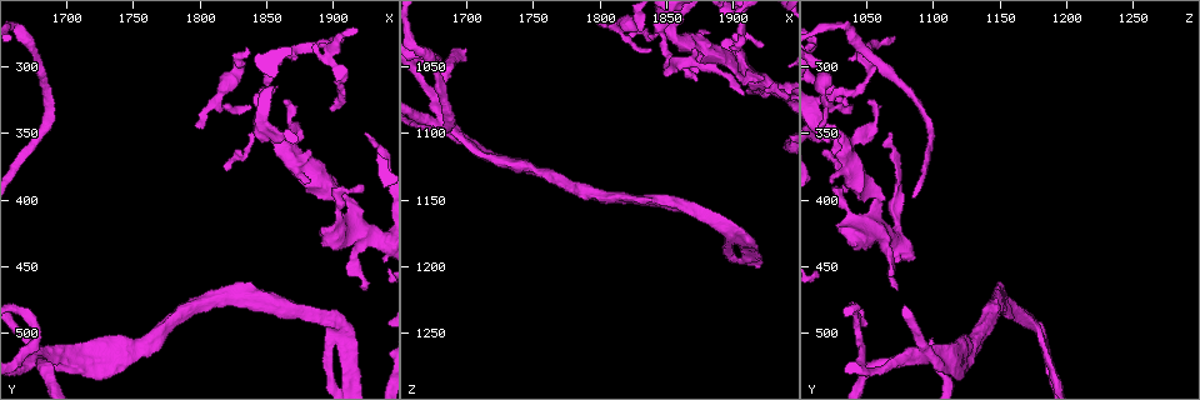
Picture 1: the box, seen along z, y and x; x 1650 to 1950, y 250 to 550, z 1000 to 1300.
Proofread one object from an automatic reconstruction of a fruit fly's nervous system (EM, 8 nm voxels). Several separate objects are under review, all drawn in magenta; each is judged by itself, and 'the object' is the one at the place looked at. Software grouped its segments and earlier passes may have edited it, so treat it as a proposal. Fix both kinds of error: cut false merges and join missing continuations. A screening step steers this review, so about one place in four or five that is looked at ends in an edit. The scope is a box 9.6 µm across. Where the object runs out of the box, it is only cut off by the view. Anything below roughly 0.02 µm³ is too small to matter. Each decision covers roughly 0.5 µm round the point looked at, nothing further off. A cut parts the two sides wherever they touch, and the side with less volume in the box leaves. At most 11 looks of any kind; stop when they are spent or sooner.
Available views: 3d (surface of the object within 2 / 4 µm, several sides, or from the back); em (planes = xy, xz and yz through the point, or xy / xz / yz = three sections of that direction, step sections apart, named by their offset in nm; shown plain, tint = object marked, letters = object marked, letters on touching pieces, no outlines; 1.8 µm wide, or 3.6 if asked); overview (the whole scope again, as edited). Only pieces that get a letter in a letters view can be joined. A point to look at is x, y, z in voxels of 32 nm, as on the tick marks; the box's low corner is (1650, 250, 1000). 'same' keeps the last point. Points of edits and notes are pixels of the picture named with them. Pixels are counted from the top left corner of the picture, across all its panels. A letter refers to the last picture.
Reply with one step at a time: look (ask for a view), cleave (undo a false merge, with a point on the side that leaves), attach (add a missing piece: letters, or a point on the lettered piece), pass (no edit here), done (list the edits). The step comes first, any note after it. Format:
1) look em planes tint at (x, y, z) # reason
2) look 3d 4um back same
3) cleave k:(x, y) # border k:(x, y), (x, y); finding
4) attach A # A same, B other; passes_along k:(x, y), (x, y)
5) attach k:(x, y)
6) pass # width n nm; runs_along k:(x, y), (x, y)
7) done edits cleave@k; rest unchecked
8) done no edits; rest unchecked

look 3d 2um at (1900, 492, 1174) # branch point

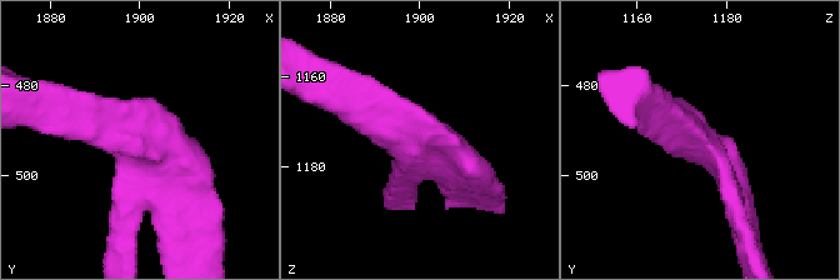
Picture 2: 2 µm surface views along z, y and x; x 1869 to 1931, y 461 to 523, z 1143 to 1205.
look em xy step 4 tint at (1901, 492, 1173) # arms 3; arm_widths 160, 190, 260 nm

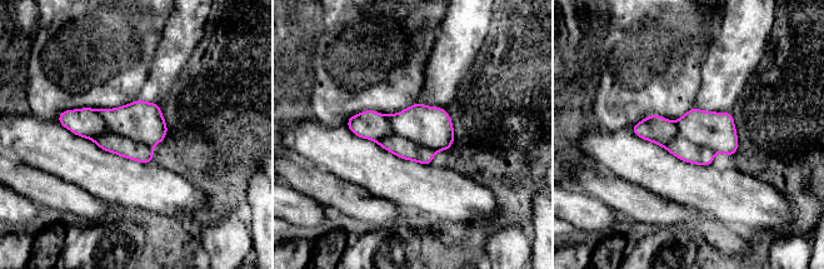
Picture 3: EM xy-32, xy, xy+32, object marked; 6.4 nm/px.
look em planes letters same

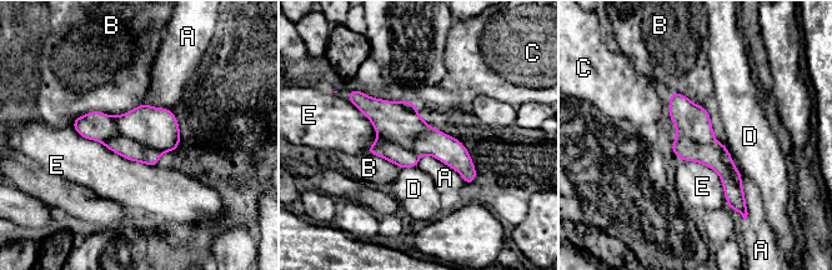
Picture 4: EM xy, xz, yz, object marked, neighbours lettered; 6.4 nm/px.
pass # width 260 nm; A other, B other, C other, D other, E other; border 4:(706, 110), (747, 213); continuous, no second neuron

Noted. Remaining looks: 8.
look 3d 4um at (1738, 510, 1126) # two arms in line, one across

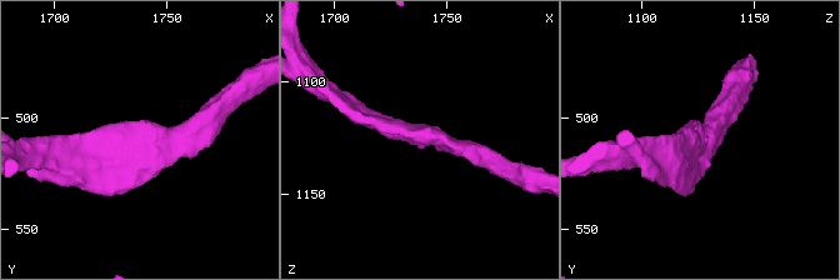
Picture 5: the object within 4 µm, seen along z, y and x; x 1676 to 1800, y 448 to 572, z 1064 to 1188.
look em 3.6um xz step 8 tint at (1737, 511, 1124)

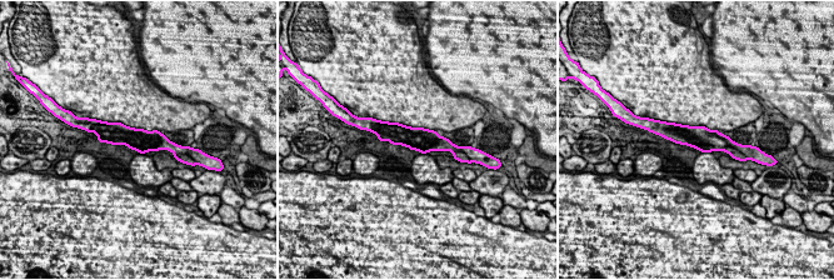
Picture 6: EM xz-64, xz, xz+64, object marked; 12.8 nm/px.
look em 3.6um planes letters same # cut it another way

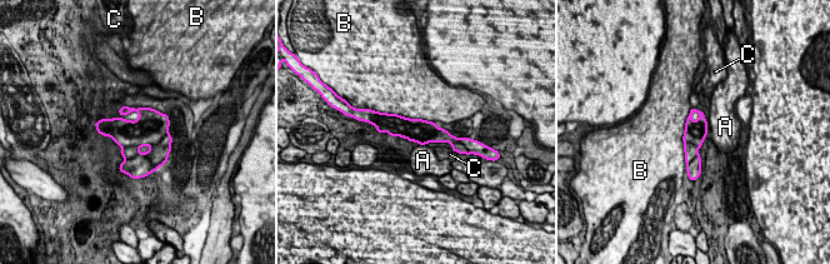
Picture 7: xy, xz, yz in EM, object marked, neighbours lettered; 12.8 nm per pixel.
pass # A other, B other, C other; continuous, no second neuron

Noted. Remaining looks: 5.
look em planes tint at (1678, 522, 1076) # a fork

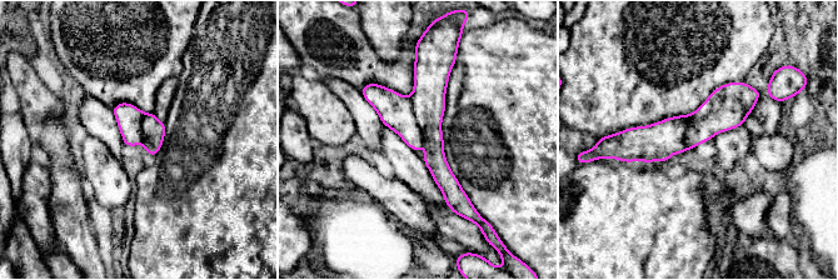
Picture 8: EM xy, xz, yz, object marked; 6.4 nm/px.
look em planes letters same

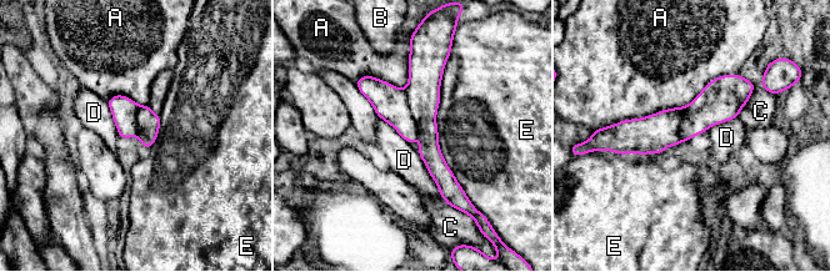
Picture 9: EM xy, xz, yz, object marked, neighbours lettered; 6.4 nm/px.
pass # A other, B other, C other, D other, E other; runs_along 9:(419, 58), (421, 124), (449, 197); continuous, no second neuron

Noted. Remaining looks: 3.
look 3d 2um at (1908, 278, 1070) # free end

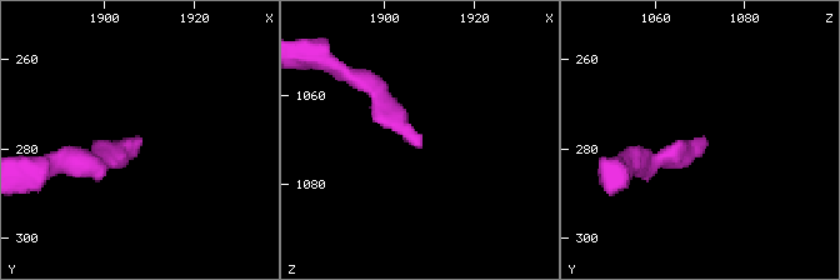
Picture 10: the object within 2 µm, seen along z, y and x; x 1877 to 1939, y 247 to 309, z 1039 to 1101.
look em xy step 4 tint at (1907, 278, 1071) # now the EM

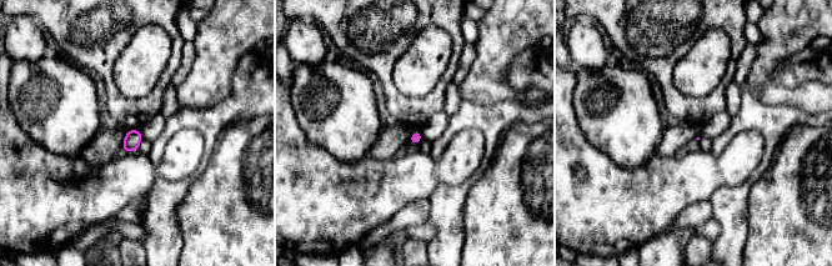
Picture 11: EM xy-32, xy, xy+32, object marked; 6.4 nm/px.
look em planes letters same

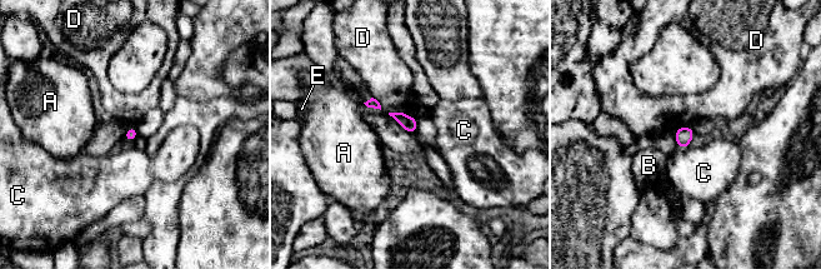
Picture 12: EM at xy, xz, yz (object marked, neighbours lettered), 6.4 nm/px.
pass # A other, B other, C other, D other, E other; border 12:(388, 113), (401, 110), (412, 118); no lettered piece goes on from it

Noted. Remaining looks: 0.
done no edits; rest unchecked

